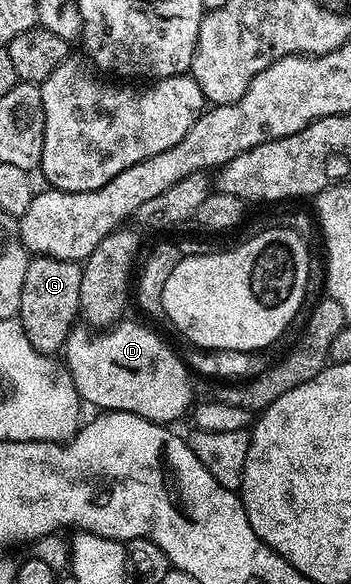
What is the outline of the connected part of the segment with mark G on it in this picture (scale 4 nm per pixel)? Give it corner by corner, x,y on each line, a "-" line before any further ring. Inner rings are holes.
47,255
31,258
28,273
24,273
24,289
20,292
20,309
16,318
28,341
32,341
40,353
53,356
65,348
66,339
80,315
81,280
82,268
75,260
53,259

